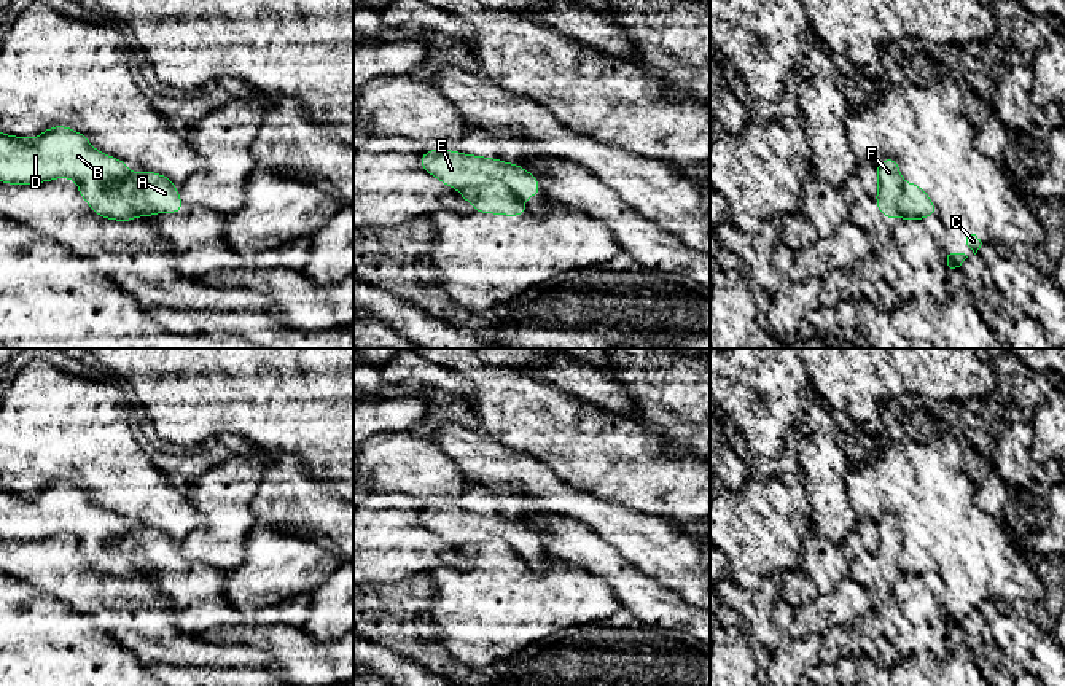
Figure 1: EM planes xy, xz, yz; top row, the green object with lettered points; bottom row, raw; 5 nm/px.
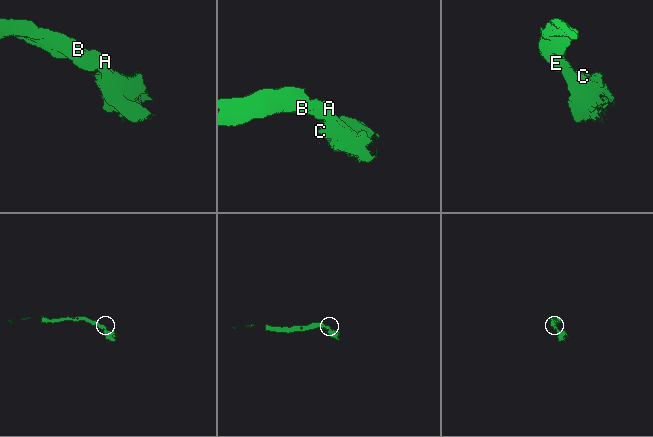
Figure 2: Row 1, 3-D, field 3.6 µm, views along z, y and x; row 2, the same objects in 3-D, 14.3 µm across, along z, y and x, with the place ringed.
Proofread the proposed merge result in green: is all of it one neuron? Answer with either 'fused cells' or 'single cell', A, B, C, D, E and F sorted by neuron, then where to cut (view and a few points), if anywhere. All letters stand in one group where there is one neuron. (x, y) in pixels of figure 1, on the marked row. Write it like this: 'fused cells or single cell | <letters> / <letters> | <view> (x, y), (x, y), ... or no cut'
fused cells | A B D E F / C | xz (460, 188), (503, 182), (521, 199)

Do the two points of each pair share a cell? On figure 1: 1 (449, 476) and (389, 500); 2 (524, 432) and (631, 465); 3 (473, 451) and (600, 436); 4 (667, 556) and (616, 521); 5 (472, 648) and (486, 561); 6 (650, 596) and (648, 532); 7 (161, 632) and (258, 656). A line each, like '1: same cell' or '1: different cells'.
1: different cells
2: same cell
3: different cells
4: same cell
5: same cell
6: different cells
7: same cell

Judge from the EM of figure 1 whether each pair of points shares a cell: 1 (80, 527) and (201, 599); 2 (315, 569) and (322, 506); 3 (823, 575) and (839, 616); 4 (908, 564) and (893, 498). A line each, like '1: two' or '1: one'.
1: one
2: two
3: two
4: one

